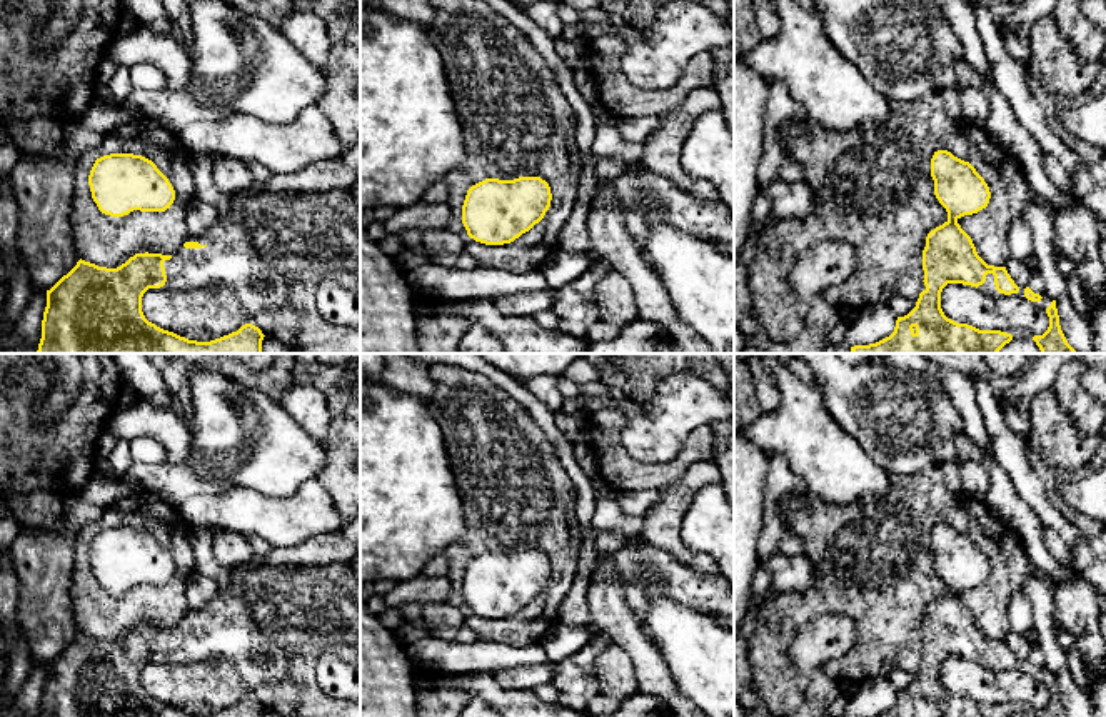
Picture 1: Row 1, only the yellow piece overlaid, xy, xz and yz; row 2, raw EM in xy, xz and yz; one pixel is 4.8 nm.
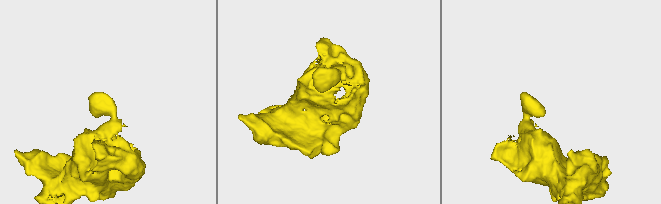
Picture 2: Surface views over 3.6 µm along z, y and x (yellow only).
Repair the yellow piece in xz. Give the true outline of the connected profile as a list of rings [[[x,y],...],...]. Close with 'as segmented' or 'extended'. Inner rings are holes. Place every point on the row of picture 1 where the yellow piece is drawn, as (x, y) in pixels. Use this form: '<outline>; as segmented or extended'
[[[540,177],[485,178],[467,190],[462,223],[475,242],[510,243],[544,218],[550,200],[550,187]]]; as segmented

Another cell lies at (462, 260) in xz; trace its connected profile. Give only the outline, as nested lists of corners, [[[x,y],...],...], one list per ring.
[[[467,252],[450,253],[439,260],[452,270],[470,270],[477,267],[475,258],[469,255]]]

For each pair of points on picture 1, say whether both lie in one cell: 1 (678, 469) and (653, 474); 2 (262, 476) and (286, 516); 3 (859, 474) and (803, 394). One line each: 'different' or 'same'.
1: same
2: different
3: same

